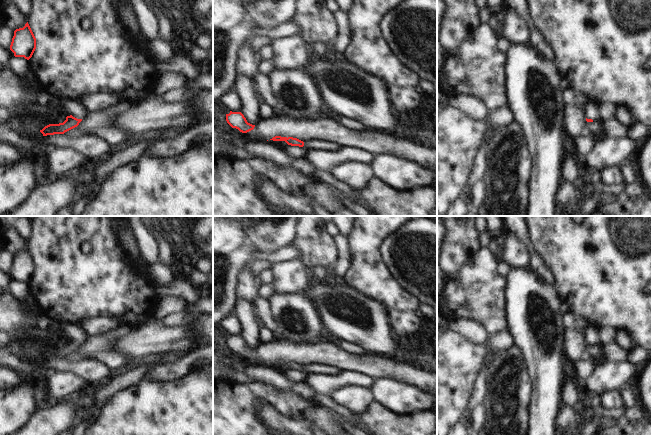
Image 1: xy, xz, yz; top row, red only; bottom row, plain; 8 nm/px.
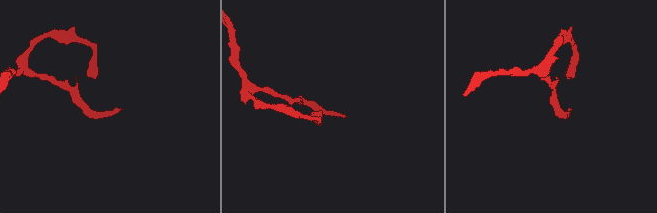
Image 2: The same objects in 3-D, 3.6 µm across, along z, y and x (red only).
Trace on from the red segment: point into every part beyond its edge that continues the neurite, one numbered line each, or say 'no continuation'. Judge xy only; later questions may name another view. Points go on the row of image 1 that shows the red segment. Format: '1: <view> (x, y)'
1: xy (76, 109)

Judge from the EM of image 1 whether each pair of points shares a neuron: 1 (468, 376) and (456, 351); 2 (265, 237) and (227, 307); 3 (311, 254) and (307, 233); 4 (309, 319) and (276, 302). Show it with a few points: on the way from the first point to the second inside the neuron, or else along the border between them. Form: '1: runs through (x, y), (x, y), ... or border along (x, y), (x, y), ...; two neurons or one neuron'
1: runs through (462, 370), (456, 364), (456, 357); one neuron
2: border along (246, 228), (249, 238), (261, 251); two neurons
3: runs through (311, 249), (311, 238); one neuron
4: runs through (302, 310), (290, 304), (285, 304); one neuron

